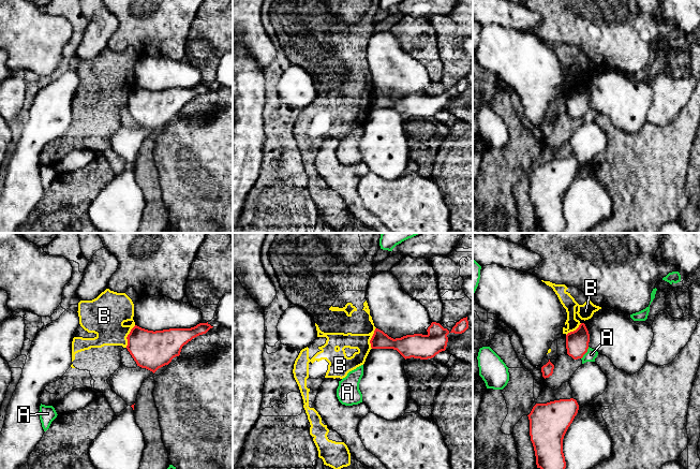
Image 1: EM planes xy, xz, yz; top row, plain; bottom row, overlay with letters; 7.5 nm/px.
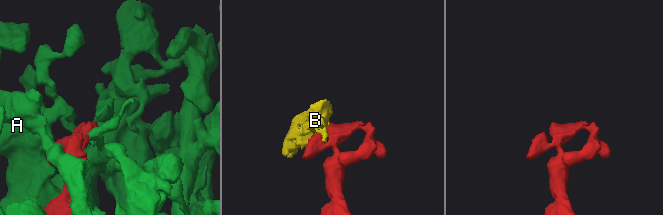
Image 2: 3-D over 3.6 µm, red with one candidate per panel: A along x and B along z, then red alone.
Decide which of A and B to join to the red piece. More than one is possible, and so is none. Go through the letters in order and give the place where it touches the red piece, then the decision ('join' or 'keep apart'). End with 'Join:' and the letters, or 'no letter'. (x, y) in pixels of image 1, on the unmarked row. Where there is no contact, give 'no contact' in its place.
A: yz (585, 112) | join
B: xy (128, 96) | keep apart
Join: A

